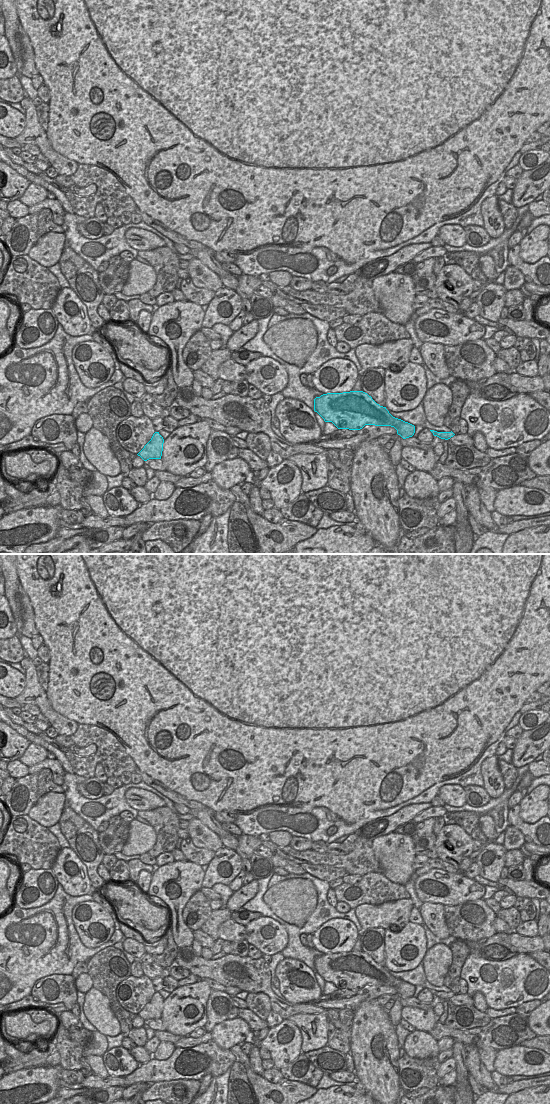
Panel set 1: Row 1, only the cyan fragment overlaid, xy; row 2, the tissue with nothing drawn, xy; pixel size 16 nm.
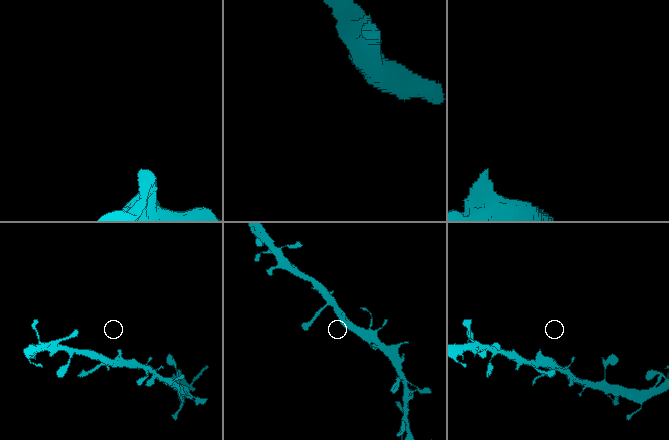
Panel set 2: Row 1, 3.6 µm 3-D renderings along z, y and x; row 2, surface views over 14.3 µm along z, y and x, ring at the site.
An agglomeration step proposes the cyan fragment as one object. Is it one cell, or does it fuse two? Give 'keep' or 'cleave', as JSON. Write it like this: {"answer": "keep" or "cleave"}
{"answer": "keep"}

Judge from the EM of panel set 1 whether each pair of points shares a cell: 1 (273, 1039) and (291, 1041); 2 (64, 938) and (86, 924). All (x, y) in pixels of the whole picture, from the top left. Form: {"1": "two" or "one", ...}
{"1": "one", "2": "two"}

